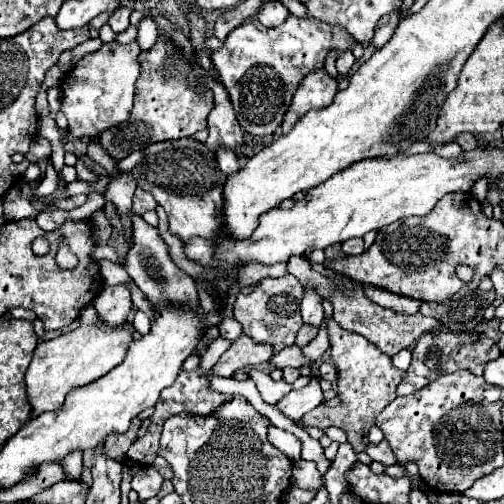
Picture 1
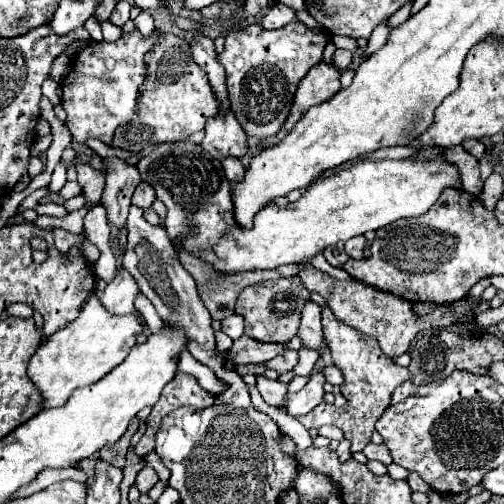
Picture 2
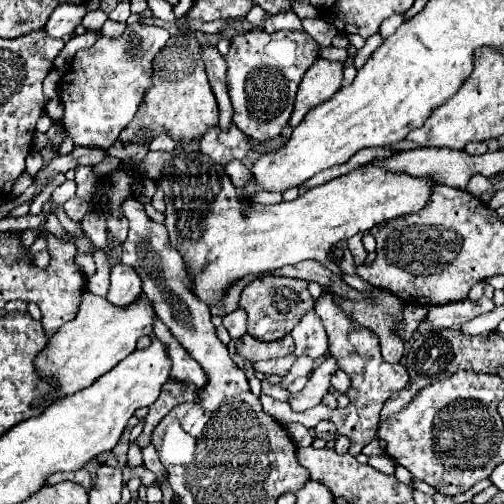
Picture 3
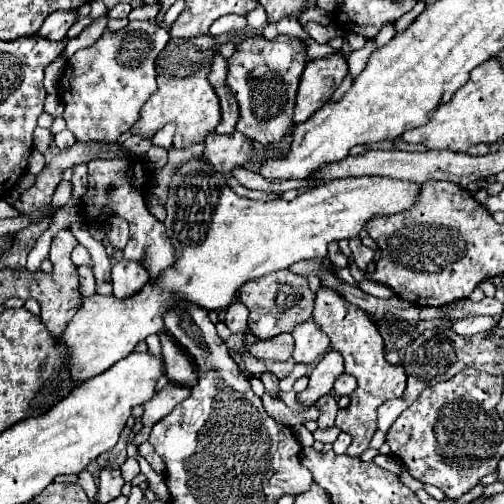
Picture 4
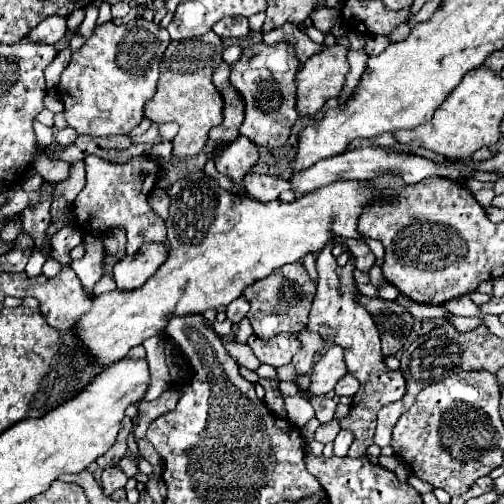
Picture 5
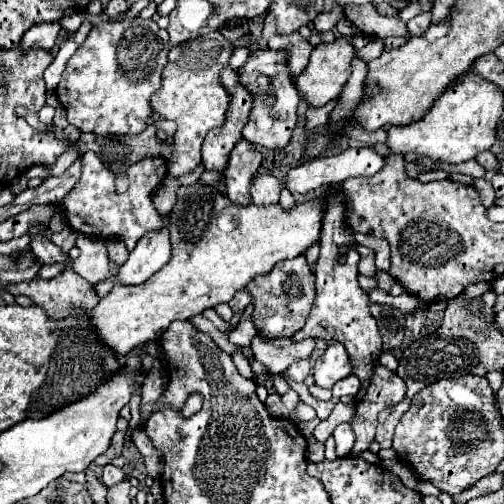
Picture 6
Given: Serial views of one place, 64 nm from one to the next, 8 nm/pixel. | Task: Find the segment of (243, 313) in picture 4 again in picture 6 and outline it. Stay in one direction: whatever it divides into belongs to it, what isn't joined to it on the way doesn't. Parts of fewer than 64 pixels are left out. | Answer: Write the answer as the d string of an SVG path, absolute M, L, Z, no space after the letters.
M240 290L236 292L236 296L228 302L228 306L232 308L232 314L238 314L238 312L244 312L246 306L250 304L250 294L246 290Z

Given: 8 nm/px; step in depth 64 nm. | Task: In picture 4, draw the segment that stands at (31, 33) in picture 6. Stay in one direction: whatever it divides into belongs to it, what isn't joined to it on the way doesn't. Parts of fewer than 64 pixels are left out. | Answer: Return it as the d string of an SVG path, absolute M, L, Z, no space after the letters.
M72 10L72 12L52 12L52 14L44 20L38 36L48 38L48 40L64 40L66 32L68 32L70 26L76 22L76 16L78 16L76 10Z

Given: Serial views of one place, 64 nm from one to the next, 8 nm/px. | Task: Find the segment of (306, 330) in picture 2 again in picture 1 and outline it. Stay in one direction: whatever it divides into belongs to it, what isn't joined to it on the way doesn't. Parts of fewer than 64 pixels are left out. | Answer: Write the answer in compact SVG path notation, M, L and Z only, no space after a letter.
M304 286L304 298L302 298L302 318L306 324L320 326L324 320L324 308L322 308L322 296L316 292L316 288Z

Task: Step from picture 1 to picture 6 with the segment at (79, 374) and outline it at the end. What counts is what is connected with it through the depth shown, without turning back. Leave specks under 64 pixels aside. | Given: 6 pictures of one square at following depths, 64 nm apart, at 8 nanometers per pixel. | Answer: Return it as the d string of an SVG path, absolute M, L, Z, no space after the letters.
M200 180L192 186L180 186L176 190L176 204L170 212L170 242L172 242L172 258L160 272L156 272L150 280L138 286L122 286L116 284L108 296L100 298L96 308L92 308L90 318L96 332L100 332L100 340L116 352L116 356L126 356L134 346L140 346L152 338L158 338L172 320L188 320L192 316L202 314L206 308L216 308L222 302L230 302L234 292L248 286L254 276L266 274L280 260L296 258L304 254L314 242L320 240L322 216L328 208L326 194L316 196L312 200L300 200L290 210L280 204L256 206L254 202L248 206L238 206L228 200L216 186L202 184Z

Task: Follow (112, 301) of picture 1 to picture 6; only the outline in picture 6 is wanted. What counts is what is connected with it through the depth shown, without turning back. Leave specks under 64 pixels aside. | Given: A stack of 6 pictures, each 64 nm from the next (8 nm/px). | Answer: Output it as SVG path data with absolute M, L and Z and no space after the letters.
M166 216L164 228L158 232L146 234L130 252L128 260L116 268L116 278L120 284L126 284L126 286L142 284L168 262L168 258L172 256L168 224L170 224L170 218Z

